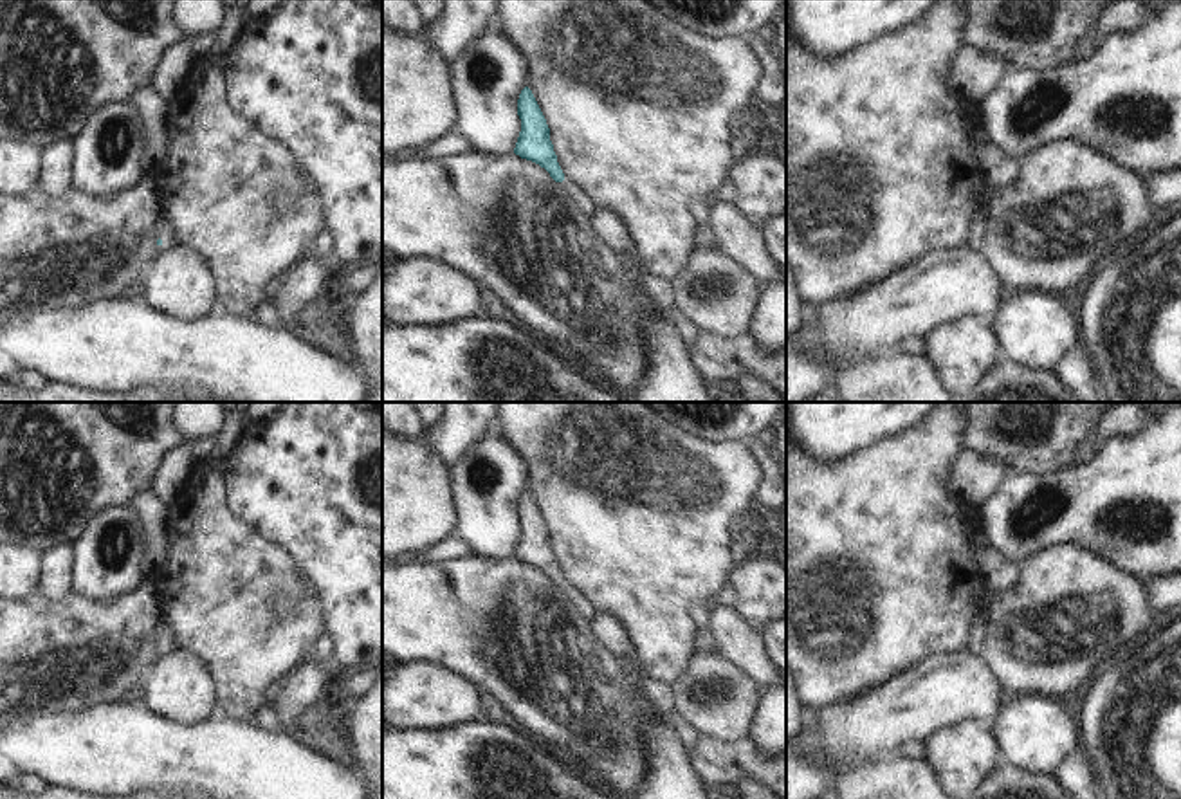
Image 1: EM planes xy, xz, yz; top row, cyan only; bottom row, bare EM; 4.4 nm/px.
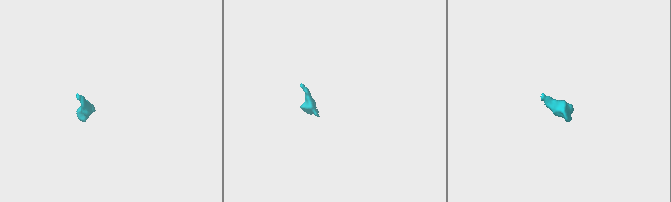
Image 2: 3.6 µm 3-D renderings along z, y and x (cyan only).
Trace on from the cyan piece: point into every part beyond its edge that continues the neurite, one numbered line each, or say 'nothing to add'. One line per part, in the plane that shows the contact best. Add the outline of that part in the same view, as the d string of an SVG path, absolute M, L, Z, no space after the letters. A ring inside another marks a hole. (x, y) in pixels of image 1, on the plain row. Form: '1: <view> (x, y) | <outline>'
1: xy (161, 633) | M159 622L155 626L153 638L155 638L155 647L159 657L169 655L171 651L177 649L171 629L164 622Z

